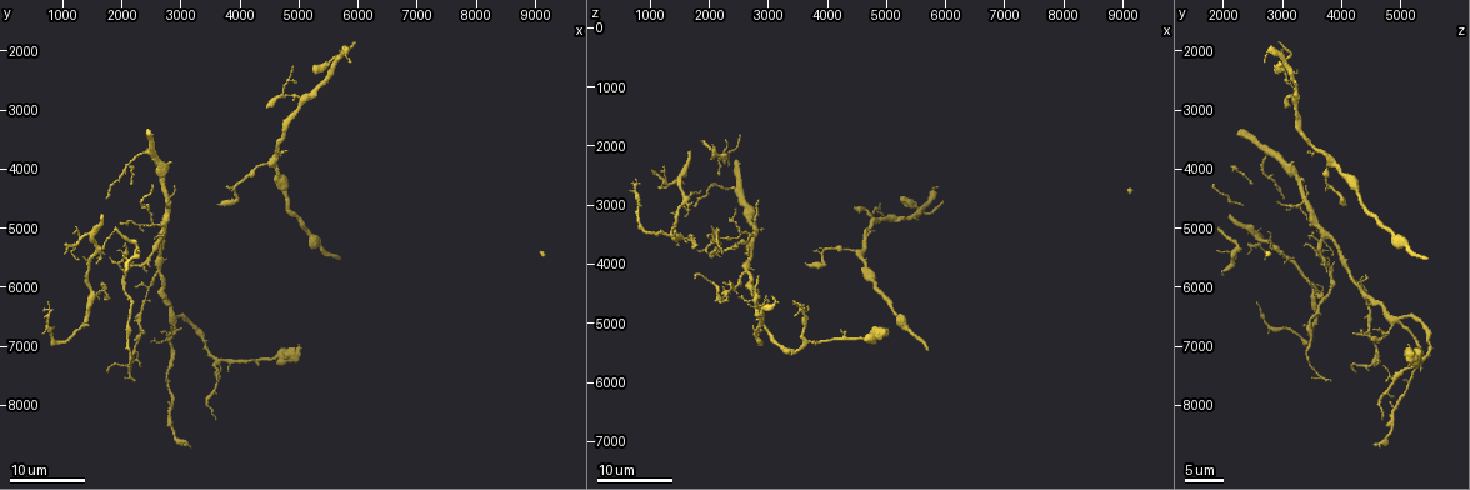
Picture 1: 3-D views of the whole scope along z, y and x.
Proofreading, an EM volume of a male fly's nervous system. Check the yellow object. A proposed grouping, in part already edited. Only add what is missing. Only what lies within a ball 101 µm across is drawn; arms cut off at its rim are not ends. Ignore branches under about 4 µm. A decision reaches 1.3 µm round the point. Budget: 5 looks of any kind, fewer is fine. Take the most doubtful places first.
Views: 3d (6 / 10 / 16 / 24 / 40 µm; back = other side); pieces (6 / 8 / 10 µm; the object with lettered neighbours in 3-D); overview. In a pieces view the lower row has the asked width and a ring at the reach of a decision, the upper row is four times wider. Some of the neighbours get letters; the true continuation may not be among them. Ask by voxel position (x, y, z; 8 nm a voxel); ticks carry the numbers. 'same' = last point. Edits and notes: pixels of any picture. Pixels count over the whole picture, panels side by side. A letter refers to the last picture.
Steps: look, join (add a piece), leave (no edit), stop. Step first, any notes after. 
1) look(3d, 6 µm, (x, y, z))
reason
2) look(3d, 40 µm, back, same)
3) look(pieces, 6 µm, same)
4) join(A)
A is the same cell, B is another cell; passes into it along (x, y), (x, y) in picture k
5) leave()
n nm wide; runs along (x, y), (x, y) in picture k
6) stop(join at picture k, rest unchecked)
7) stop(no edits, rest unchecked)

look(3d, 16 µm, (3100, 8700, 4550))
end of a long branch

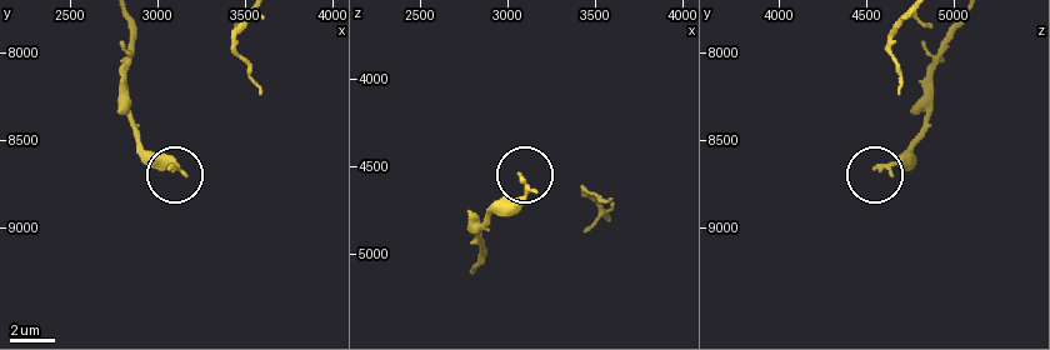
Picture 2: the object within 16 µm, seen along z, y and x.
look(pieces, 8 µm, (3100, 8660, 4580))
what lies round it

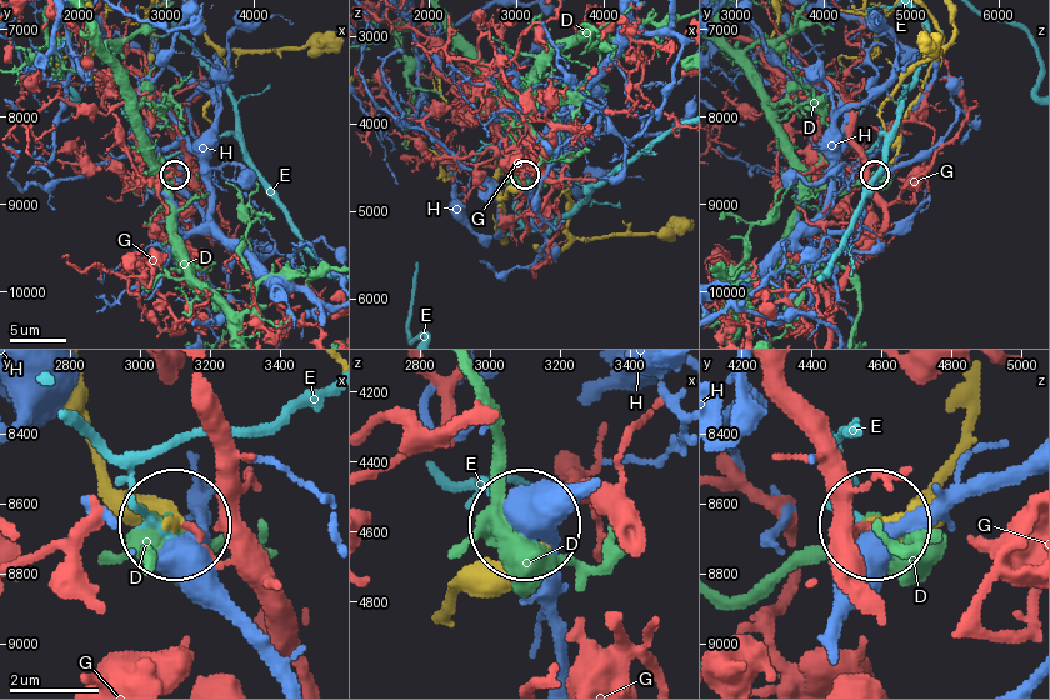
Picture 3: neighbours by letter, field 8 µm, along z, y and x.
leave()
D, E, G and H are other cells; runs along (91, 454), (174, 521) in picture 3; no lettered piece goes on from it

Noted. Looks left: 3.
look(3d, 24 µm, (1750, 7450, 4250))
free end

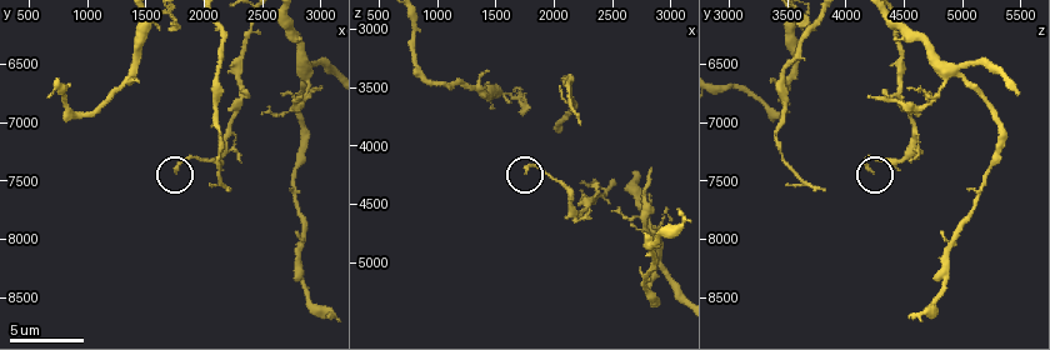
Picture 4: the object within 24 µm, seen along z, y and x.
look(pieces, 6 µm, (1760, 7420, 4200))
see the neighbours

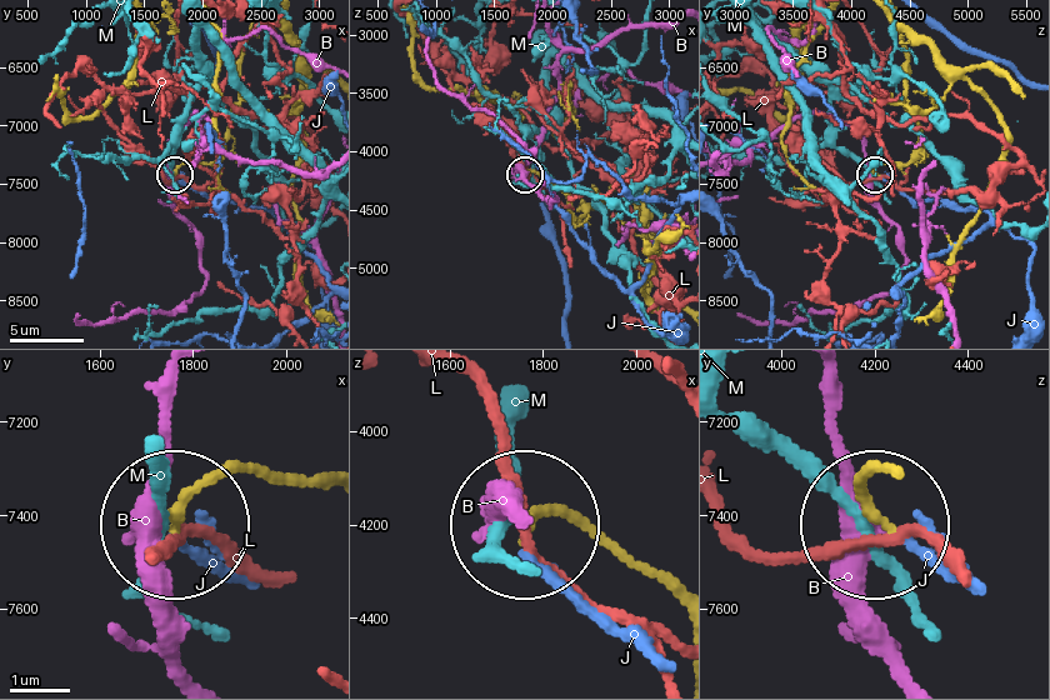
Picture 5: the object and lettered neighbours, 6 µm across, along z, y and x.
leave()
160 nm wide; B, J, L and M are other cells; no lettered piece goes on from it

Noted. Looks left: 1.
look(pieces, 10 µm, (2220, 7560, 3780))
thin end

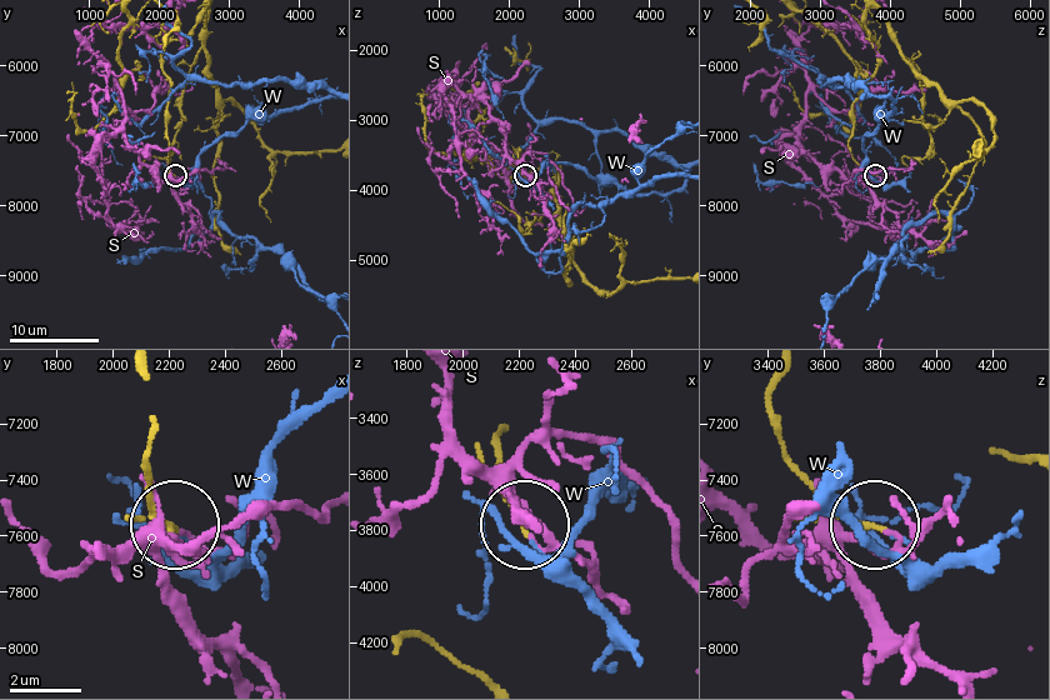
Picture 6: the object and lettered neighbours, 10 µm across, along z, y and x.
leave()
S and W are other cells; none of them fits

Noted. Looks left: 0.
stop(no edits, rest unchecked)

